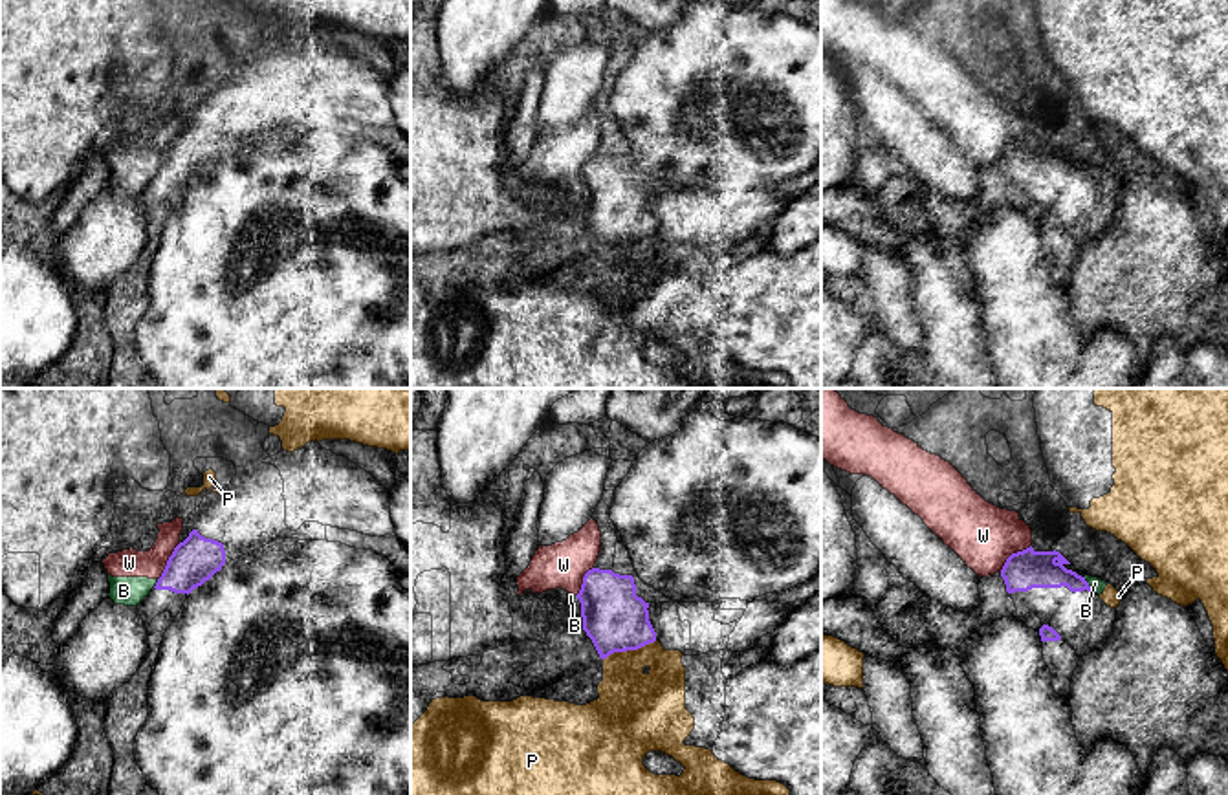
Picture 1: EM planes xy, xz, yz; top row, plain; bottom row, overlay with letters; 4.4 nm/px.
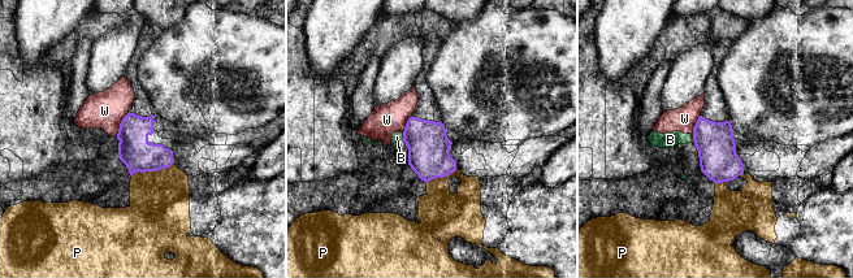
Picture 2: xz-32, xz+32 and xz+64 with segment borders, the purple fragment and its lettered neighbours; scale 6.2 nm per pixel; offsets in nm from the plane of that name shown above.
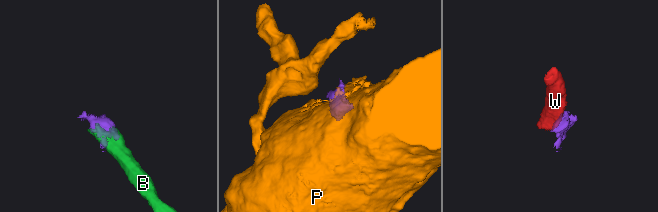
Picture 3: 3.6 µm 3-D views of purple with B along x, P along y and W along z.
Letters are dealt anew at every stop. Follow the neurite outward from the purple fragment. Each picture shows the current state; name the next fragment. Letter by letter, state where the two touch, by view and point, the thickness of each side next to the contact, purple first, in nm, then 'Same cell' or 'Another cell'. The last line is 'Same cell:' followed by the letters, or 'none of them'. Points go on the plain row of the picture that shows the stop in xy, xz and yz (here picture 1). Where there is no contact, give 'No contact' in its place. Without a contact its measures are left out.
B: Touches purple at yz (1087, 174). Thickness 160 nm (purple) against 60 nm. Another cell
P: Touches purple at xz (629, 239). Thickness 280 nm (purple) against 300 nm. Another cell
W: Touches purple at xy (167, 151). Thickness 200 nm (purple) against 130 nm. Another cell
Same cell: none of them

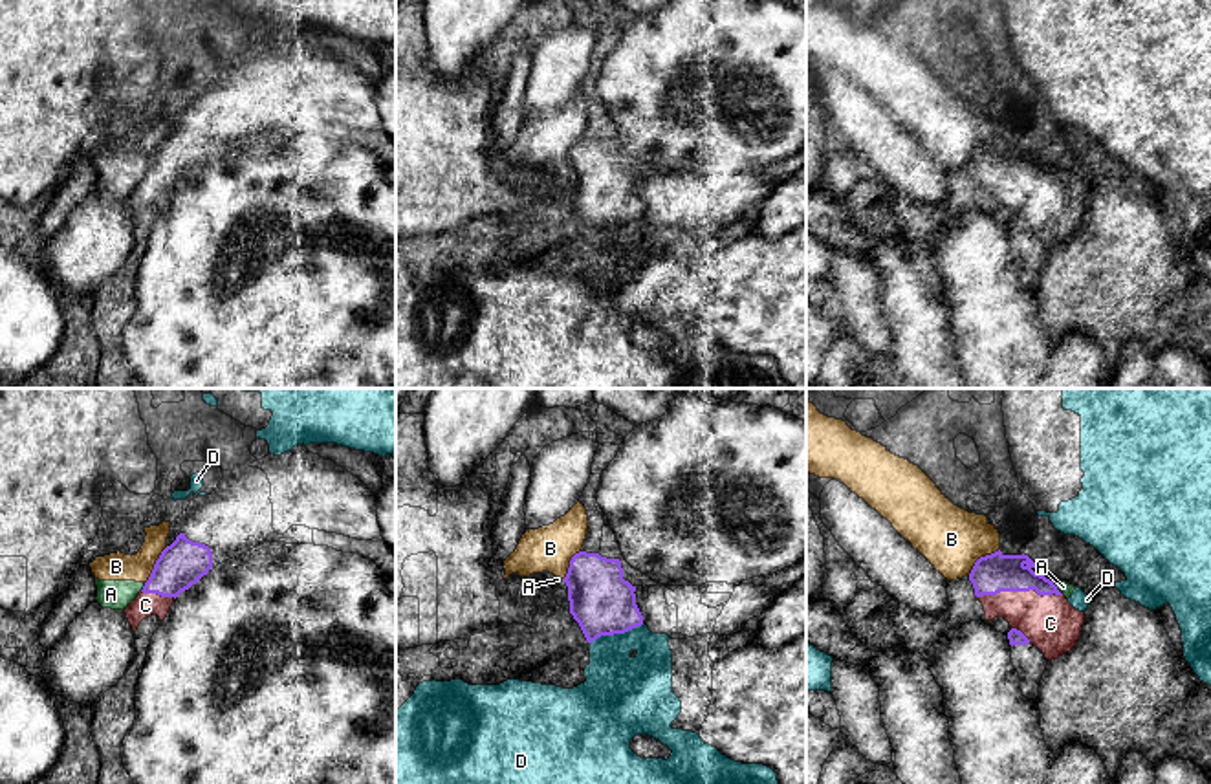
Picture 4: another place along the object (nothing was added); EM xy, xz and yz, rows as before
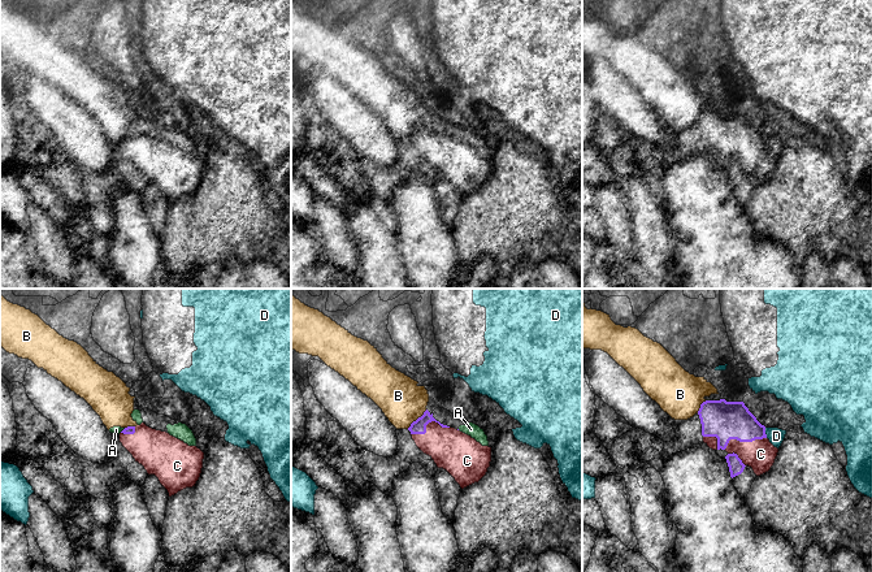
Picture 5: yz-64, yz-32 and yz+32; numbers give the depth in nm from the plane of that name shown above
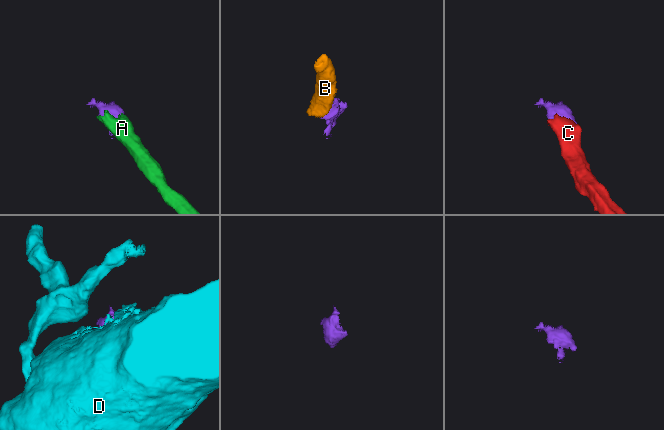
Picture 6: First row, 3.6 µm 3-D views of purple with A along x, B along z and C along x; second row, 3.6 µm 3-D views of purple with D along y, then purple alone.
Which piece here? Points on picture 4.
A: Touches purple at yz (1056, 178). Thickness 160 nm (purple) against 60 nm. Another cell
B: Touches purple at xy (154, 154). Thickness 200 nm (purple) against 130 nm. Another cell
C: Touches purple at yz (1019, 180). Thickness 170 nm (purple) against 240 nm. Same cell
D: Touches purple at xz (616, 222). Thickness 280 nm (purple) against 300 nm. Another cell
Same cell: C

